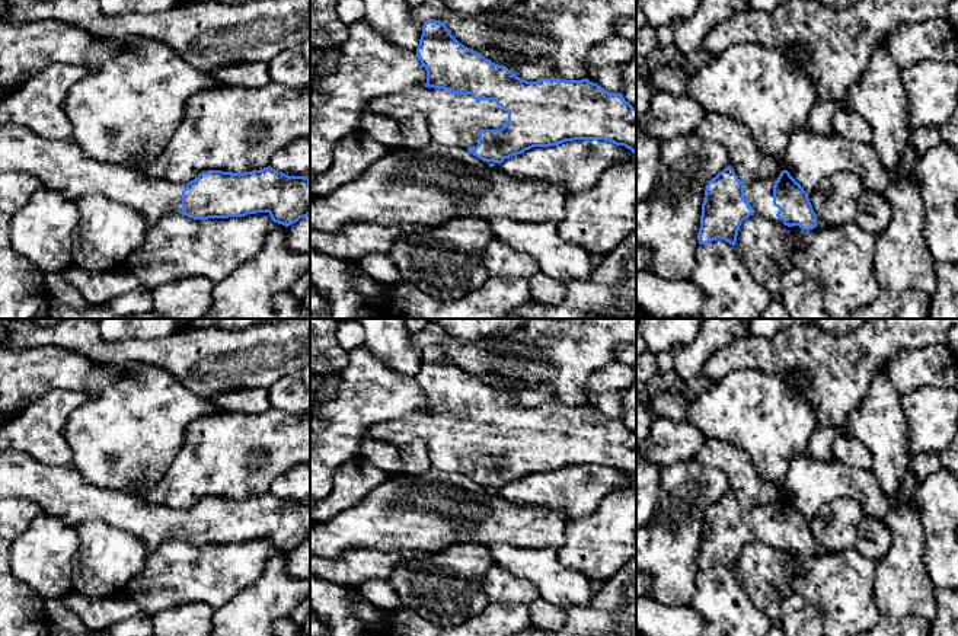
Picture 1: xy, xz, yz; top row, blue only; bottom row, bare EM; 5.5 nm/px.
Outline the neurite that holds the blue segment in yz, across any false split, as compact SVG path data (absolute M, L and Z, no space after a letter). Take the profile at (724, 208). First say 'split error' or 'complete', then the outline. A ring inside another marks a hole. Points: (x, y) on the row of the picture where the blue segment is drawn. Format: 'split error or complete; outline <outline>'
split error; outline M728 166L706 185L699 245L722 239L735 246L740 226L750 215L804 230L817 227L808 194L788 170L744 183Z

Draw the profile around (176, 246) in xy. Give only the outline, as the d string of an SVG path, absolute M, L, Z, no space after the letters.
M269 212L208 220L165 215L124 266L147 290L182 277L205 277L215 285L259 253L271 226Z

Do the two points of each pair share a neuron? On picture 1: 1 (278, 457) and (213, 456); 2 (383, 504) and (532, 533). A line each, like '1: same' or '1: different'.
1: same
2: same

